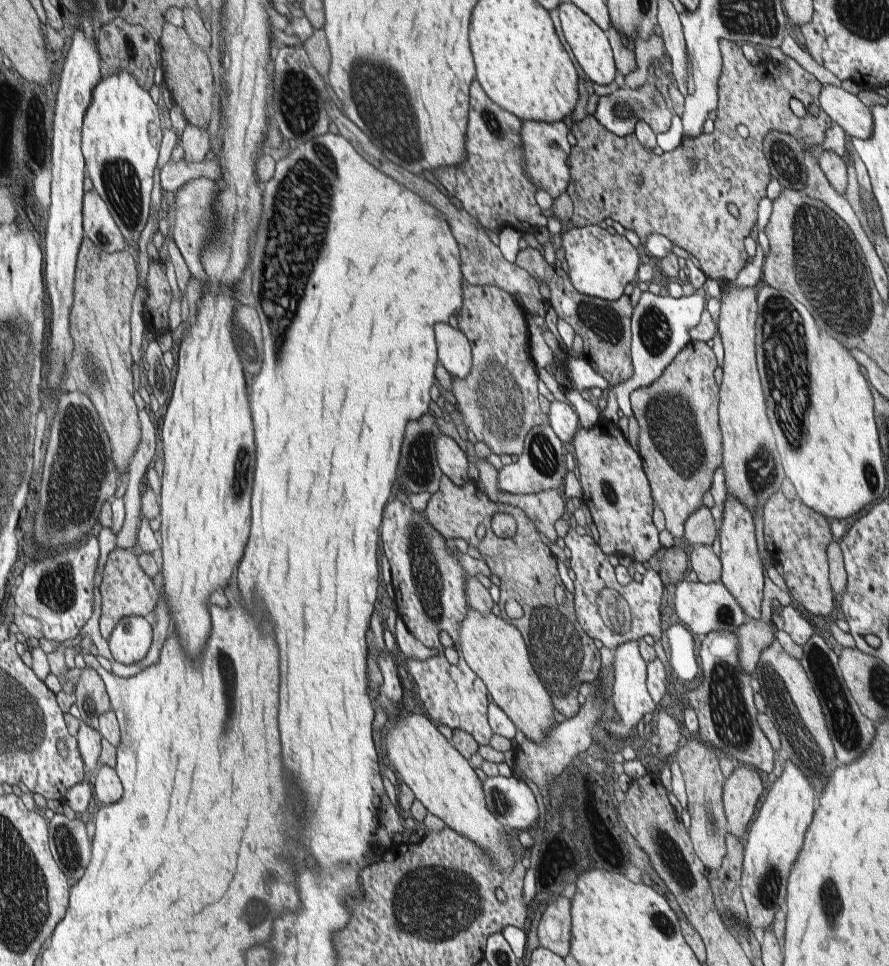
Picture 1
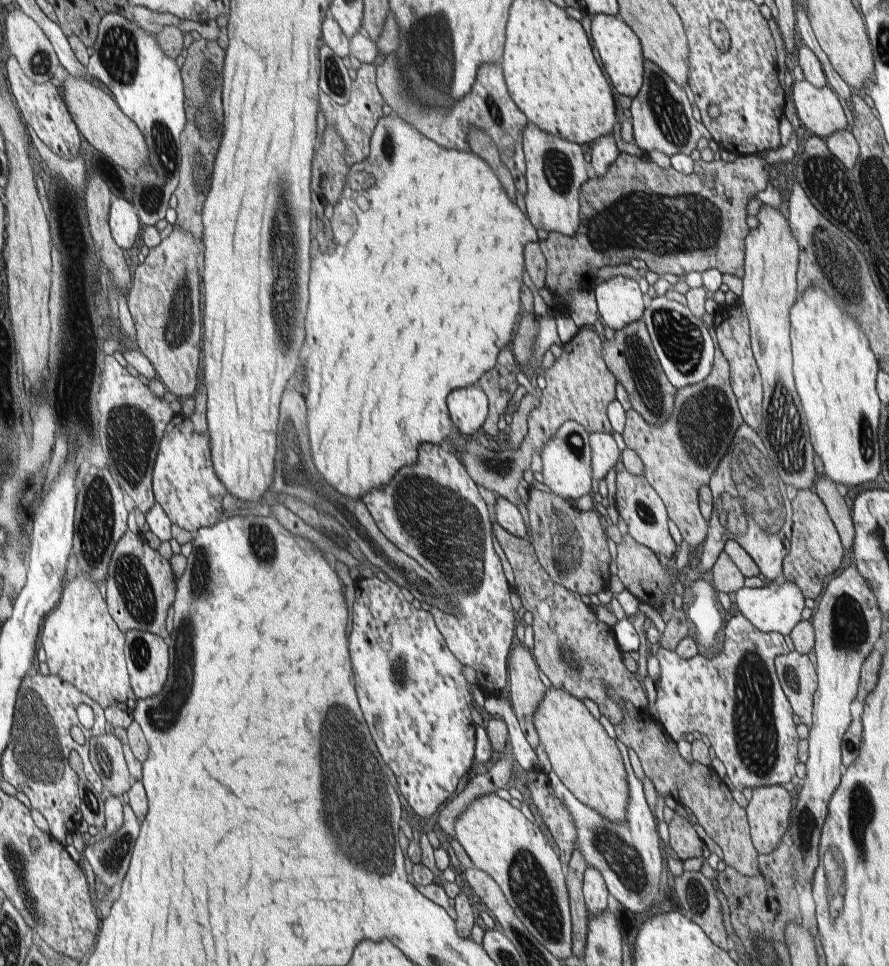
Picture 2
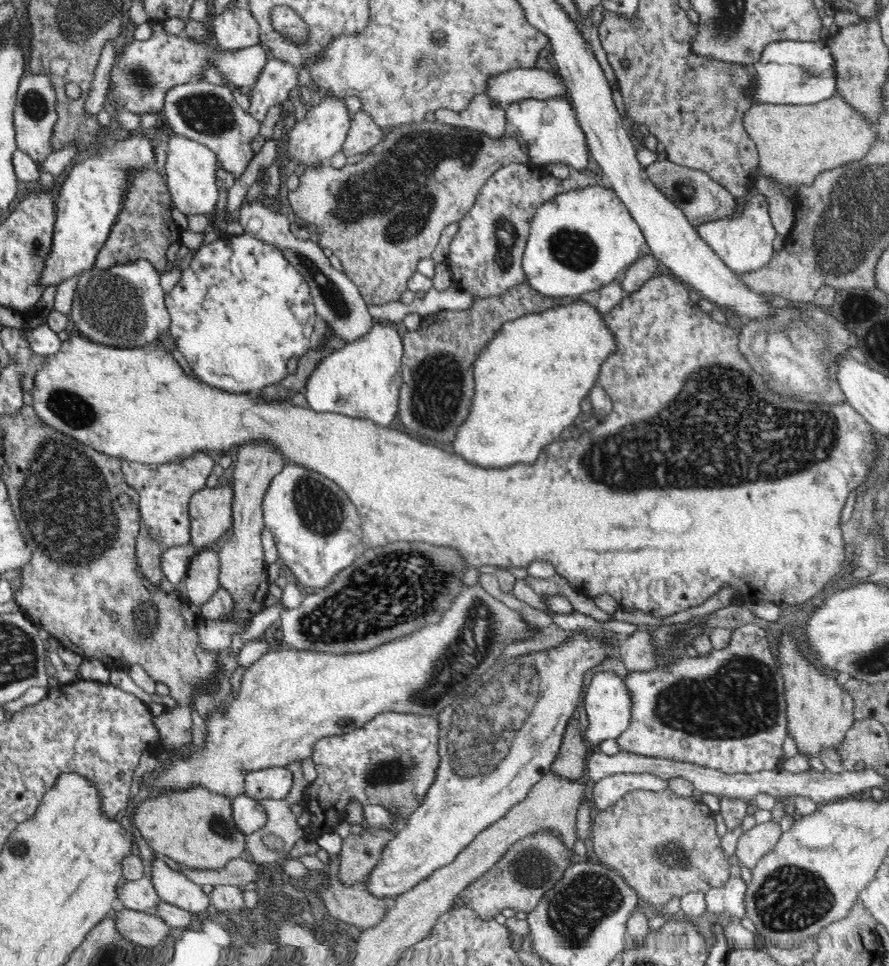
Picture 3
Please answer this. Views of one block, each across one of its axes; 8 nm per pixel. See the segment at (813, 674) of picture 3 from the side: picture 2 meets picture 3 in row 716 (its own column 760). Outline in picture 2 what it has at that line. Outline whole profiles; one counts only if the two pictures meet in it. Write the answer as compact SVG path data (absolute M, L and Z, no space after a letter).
M763 786L753 790L745 812L751 842L759 854L769 856L781 844L781 836L789 830L791 810L791 798L783 786Z

